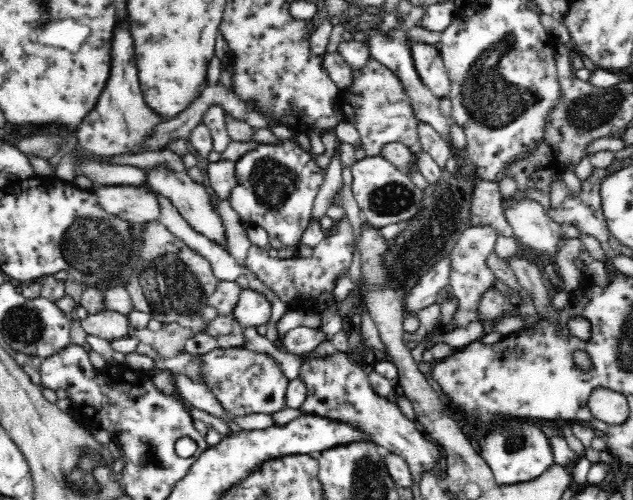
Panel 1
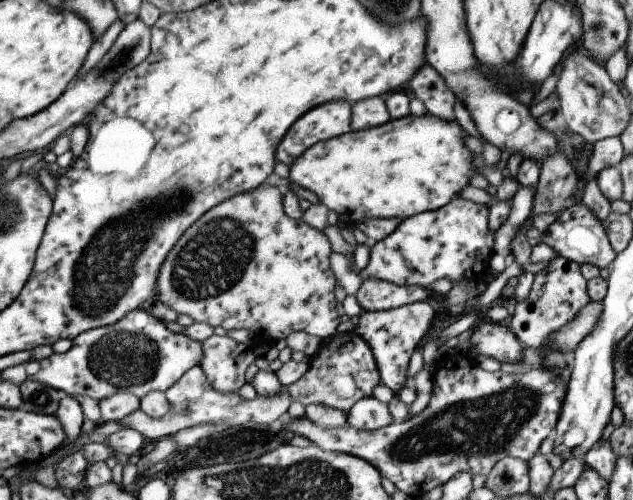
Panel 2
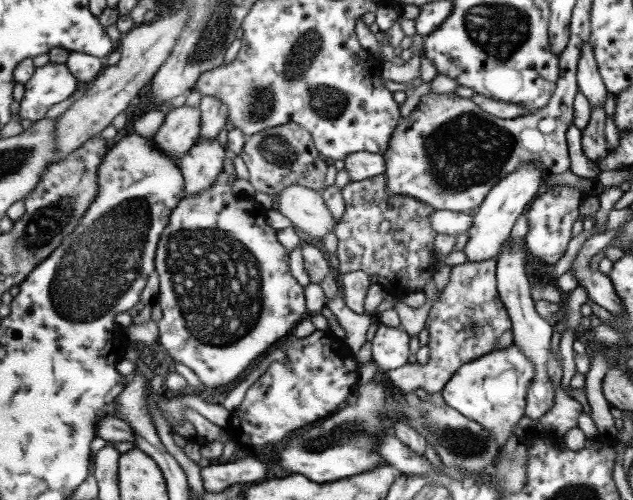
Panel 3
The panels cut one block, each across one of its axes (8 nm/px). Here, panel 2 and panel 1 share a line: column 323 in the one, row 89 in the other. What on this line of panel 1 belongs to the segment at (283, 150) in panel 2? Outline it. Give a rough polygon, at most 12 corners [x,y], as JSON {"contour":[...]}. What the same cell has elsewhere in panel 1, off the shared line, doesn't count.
{"contour":[[114,30],[112,76],[76,130],[96,156],[150,152],[164,116],[142,96],[134,40]]}

